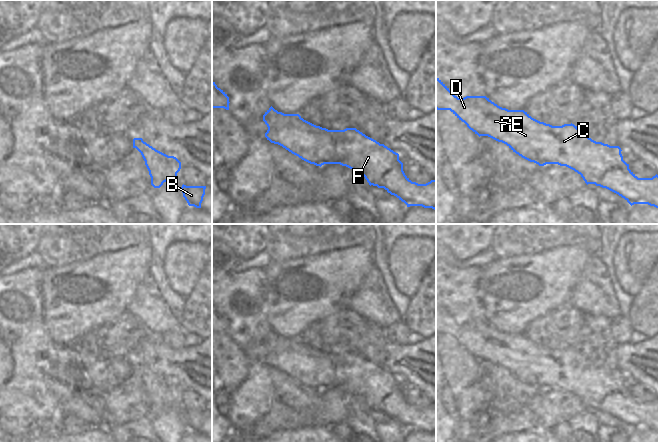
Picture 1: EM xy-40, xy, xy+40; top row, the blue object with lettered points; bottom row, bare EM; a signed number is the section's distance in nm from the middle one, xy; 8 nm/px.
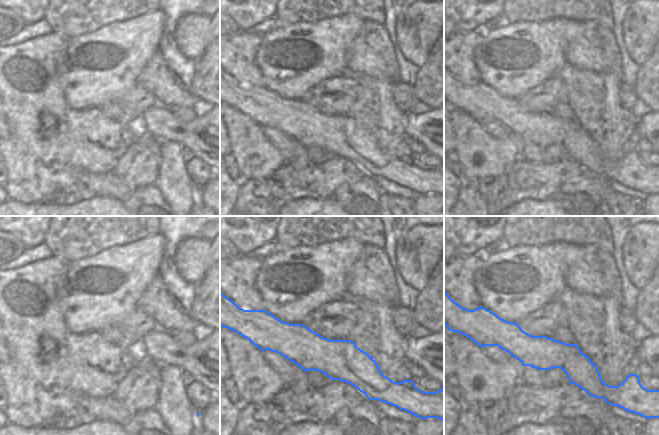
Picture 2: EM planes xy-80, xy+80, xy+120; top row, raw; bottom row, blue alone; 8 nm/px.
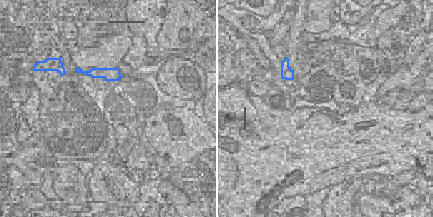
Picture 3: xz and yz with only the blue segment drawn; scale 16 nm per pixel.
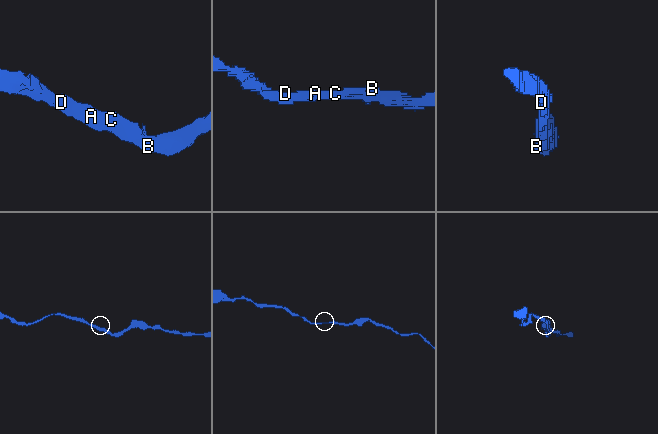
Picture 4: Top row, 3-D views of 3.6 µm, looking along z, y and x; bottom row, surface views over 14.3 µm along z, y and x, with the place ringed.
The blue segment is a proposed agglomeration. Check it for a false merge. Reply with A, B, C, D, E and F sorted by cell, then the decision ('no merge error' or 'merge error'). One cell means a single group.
groups A B C D E F; no merge error

